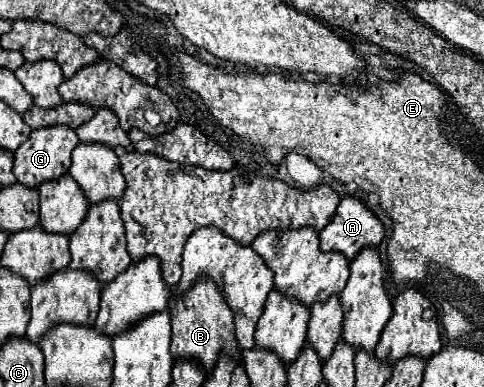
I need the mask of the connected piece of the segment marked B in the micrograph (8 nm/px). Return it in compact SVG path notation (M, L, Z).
M198 276L196 282L184 292L176 292L176 286L170 286L168 312L172 314L172 346L170 352L174 358L194 358L206 370L212 370L220 352L230 354L234 360L240 360L240 350L234 338L234 312L226 304L220 288L208 276Z

